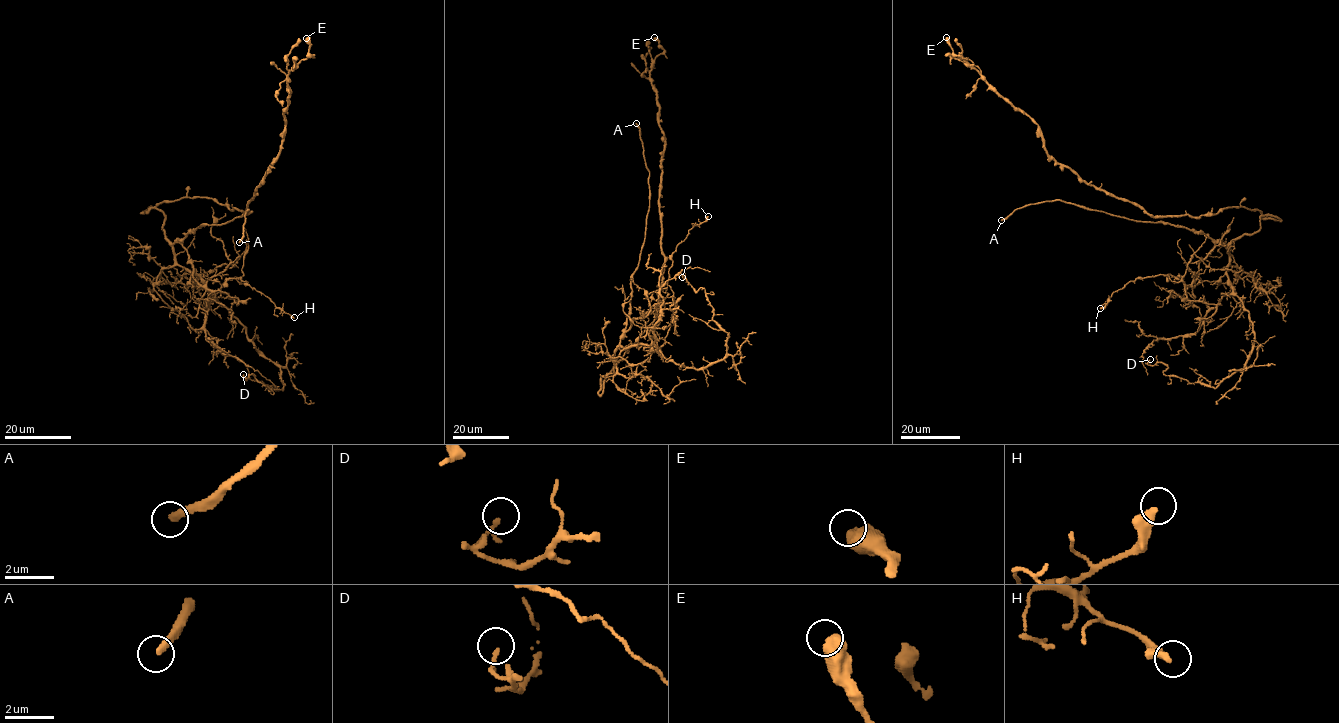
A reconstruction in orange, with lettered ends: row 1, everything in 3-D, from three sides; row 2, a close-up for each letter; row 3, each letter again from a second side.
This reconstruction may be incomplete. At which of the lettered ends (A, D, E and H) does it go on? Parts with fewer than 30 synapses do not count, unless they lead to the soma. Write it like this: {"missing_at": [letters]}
{"missing_at": ["A"]}

